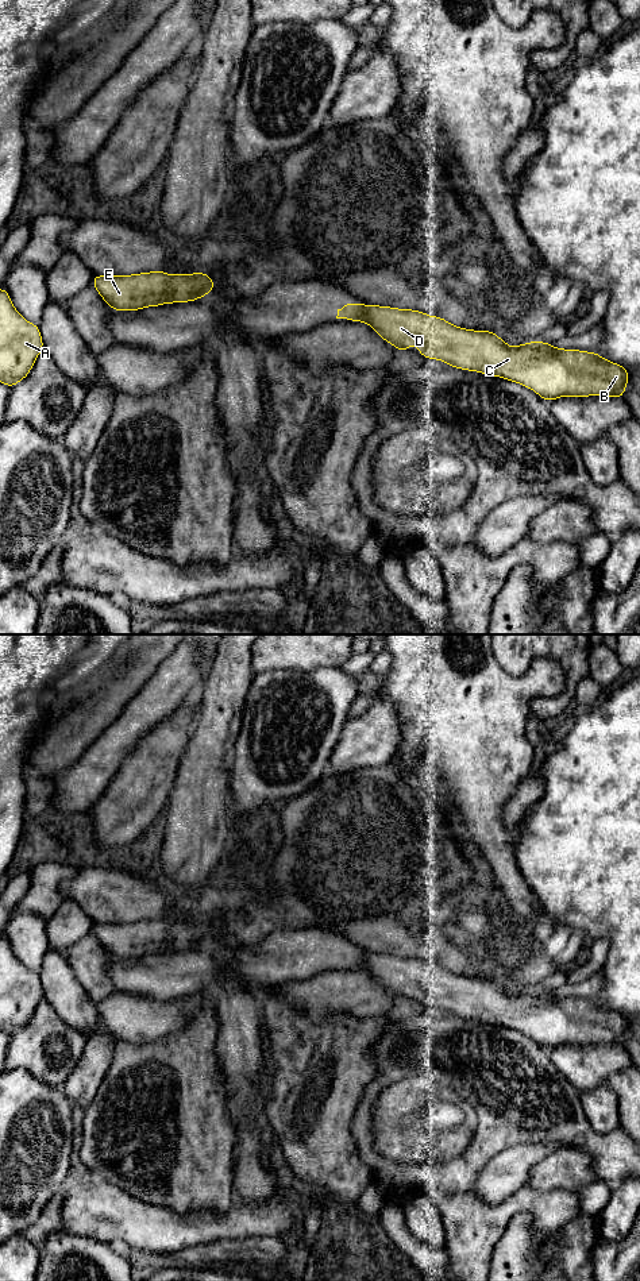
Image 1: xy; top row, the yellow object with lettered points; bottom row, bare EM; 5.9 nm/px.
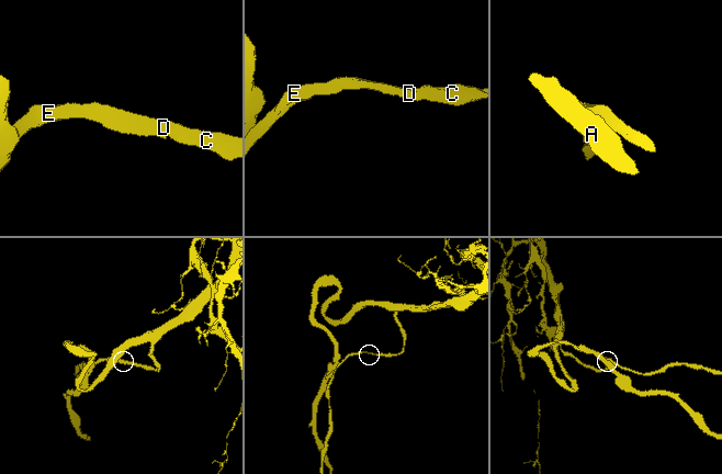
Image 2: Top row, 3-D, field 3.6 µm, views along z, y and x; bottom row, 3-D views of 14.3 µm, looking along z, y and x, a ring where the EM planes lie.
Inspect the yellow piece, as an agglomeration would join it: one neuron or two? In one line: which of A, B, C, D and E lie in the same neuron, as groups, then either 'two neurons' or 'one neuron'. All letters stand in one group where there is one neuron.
groups A B C D E; one neuron

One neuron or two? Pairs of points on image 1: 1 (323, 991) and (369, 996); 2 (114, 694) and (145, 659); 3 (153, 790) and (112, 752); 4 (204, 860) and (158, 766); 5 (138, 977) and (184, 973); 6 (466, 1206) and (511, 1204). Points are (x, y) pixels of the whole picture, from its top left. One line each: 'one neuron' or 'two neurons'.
1: one neuron
2: one neuron
3: two neurons
4: two neurons
5: one neuron
6: one neuron

